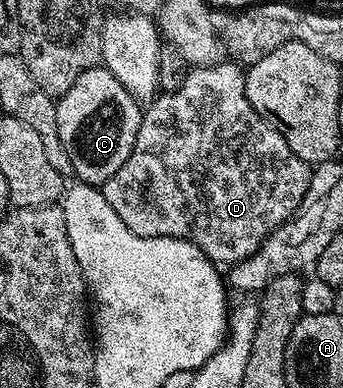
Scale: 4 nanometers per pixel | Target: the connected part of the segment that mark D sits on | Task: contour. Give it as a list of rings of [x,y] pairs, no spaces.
[[[220,60],[214,66],[197,66],[188,69],[181,88],[168,94],[160,93],[143,110],[143,119],[139,125],[137,140],[133,144],[133,152],[129,152],[129,160],[125,160],[125,164],[121,164],[121,168],[117,168],[117,172],[113,172],[113,176],[109,176],[109,180],[101,187],[109,208],[113,208],[117,216],[121,216],[125,228],[129,228],[142,238],[184,238],[202,254],[206,254],[212,262],[234,264],[244,262],[249,256],[253,256],[253,252],[259,250],[259,246],[282,222],[289,221],[295,215],[309,188],[312,167],[305,160],[298,158],[293,148],[289,148],[282,129],[268,121],[264,115],[258,114],[249,104],[245,96],[244,73],[244,67],[231,60]]]

